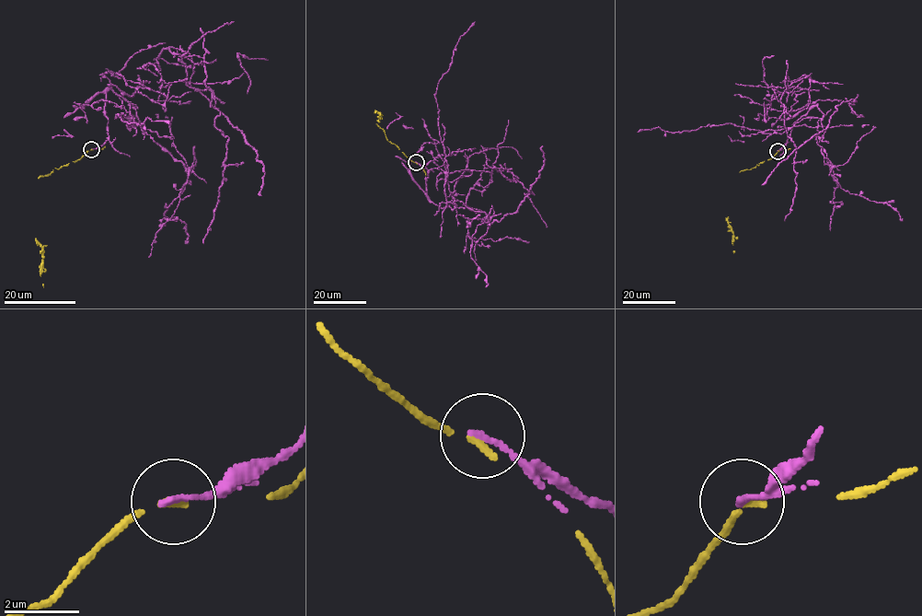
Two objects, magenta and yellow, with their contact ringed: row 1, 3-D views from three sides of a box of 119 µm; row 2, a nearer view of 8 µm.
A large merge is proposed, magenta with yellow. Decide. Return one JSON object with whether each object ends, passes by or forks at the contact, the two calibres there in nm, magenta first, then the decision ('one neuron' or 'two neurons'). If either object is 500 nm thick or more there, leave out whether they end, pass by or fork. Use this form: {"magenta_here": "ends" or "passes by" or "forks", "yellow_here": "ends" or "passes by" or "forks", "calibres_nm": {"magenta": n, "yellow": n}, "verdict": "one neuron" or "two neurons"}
{"magenta_here": "ends", "yellow_here": "ends", "calibres_nm": {"magenta": 160, "yellow": 170}, "verdict": "two neurons"}

